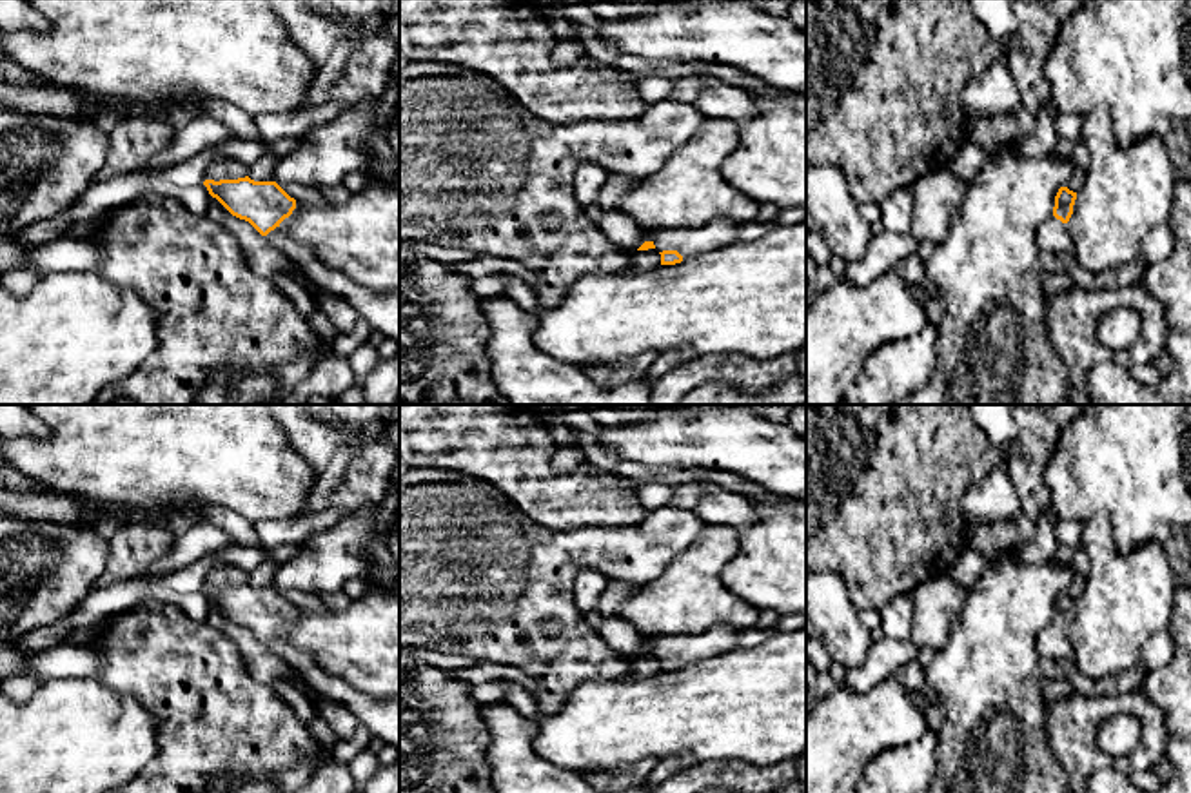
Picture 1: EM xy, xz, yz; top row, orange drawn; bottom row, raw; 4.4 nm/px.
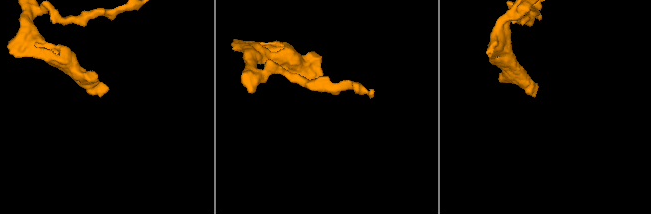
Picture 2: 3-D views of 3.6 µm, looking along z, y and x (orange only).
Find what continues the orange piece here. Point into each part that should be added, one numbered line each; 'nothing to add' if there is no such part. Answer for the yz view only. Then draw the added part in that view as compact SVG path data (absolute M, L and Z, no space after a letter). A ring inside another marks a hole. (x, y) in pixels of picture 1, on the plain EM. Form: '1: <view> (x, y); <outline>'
1: yz (1052, 641); M1053 621L1048 622L1037 635L1037 650L1040 657L1060 661L1073 657L1066 630L1057 626Z

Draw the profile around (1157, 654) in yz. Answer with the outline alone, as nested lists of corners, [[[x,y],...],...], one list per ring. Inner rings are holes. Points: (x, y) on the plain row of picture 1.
[[[1167,631],[1155,633],[1147,644],[1142,648],[1140,662],[1151,673],[1155,670],[1164,670],[1173,659],[1173,639]]]

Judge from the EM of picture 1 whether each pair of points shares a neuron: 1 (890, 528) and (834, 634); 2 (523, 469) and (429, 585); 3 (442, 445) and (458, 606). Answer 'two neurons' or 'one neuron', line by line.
1: two neurons
2: two neurons
3: two neurons

